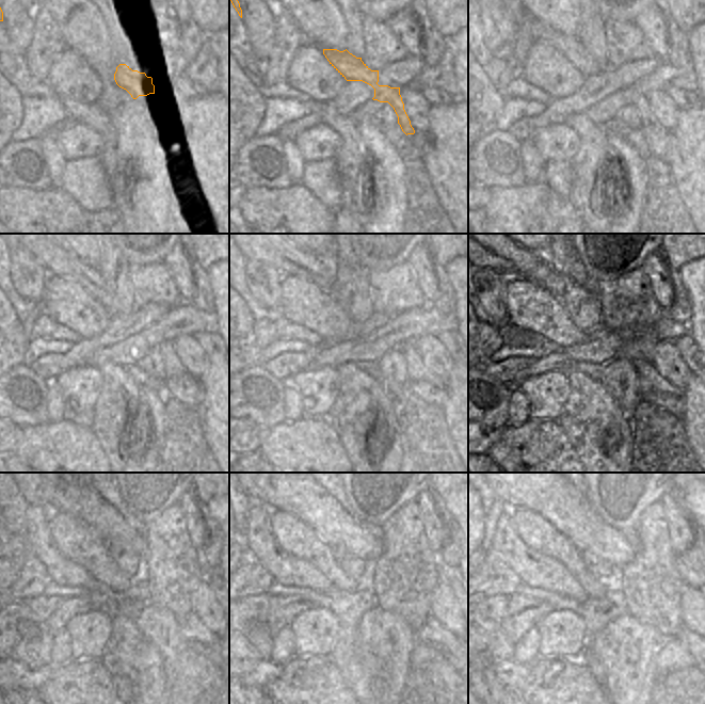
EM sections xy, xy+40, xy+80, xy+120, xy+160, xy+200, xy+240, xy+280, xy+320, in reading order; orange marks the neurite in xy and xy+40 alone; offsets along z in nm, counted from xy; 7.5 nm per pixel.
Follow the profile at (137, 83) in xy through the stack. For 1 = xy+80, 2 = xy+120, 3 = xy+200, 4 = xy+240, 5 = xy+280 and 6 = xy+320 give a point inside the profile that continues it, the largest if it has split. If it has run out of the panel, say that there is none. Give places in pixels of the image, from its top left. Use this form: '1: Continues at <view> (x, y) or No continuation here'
1: Continues at xy+80 (571, 47)
2: Continues at xy+120 (54, 260)
3: Continues at xy+200 (509, 255)
4: Continues at xy+240 (22, 494)
5: Continues at xy+280 (432, 633)
6: Continues at xy+320 (685, 635).

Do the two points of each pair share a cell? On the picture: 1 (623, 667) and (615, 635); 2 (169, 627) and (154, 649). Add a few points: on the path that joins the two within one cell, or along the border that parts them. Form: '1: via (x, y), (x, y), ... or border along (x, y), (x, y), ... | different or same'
1: via (623, 659), (623, 642) | same
2: via (163, 633), (160, 636), (159, 643) | same

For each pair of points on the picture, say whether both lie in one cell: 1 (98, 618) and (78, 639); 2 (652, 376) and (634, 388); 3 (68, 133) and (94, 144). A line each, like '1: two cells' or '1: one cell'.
1: one cell
2: two cells
3: one cell

